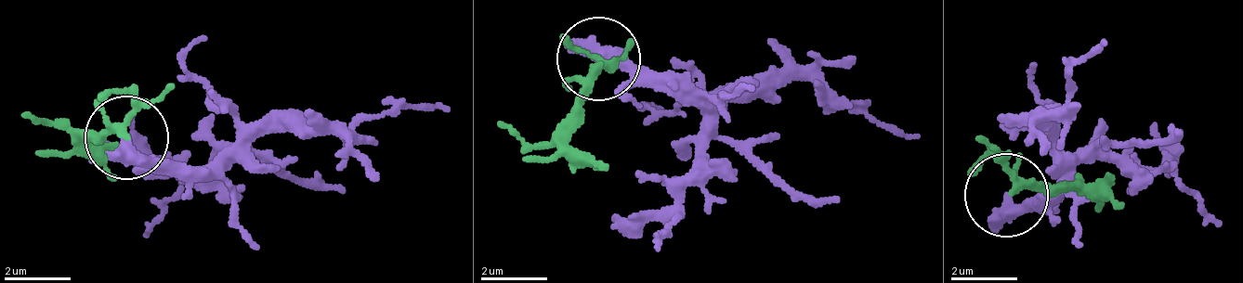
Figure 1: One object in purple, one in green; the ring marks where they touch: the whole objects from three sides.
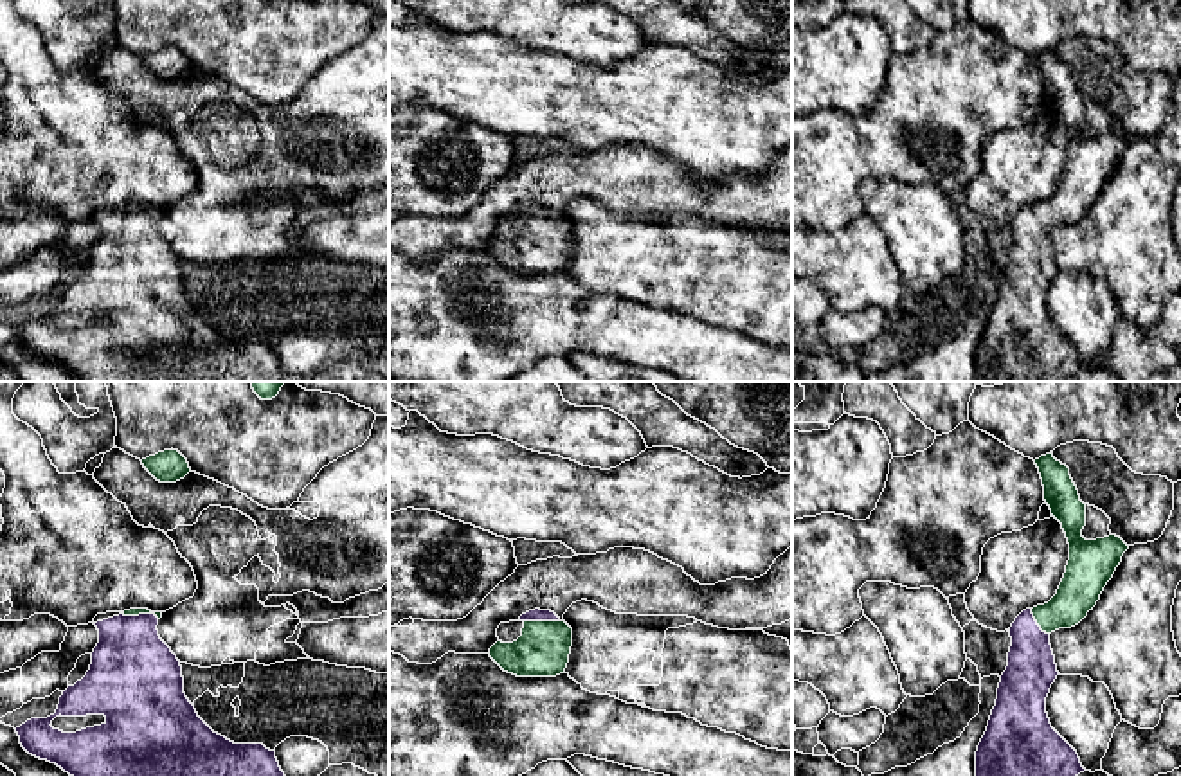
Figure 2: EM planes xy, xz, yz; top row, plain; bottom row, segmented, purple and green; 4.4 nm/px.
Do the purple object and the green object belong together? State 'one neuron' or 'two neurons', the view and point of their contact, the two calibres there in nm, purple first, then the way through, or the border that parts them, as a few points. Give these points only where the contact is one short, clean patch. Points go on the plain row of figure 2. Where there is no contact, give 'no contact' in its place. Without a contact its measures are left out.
one neuron | xy (141, 211) | 380/30 nm | across xy (132, 265), (132, 231), (141, 211), (132, 207)

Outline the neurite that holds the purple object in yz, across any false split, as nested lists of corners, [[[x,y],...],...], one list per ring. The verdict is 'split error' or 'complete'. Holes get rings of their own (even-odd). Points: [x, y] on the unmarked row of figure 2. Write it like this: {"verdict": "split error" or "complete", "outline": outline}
{"verdict": "split error", "outline": [[[1051,49],[1035,61],[1044,97],[1066,130],[1069,157],[1057,191],[1023,207],[1008,227],[1008,263],[976,347],[976,382],[1062,382],[1086,367],[1046,310],[1046,293],[1059,272],[1050,230],[1078,221],[1093,207],[1129,146],[1116,131],[1086,137],[1086,101],[1069,65]]]}

